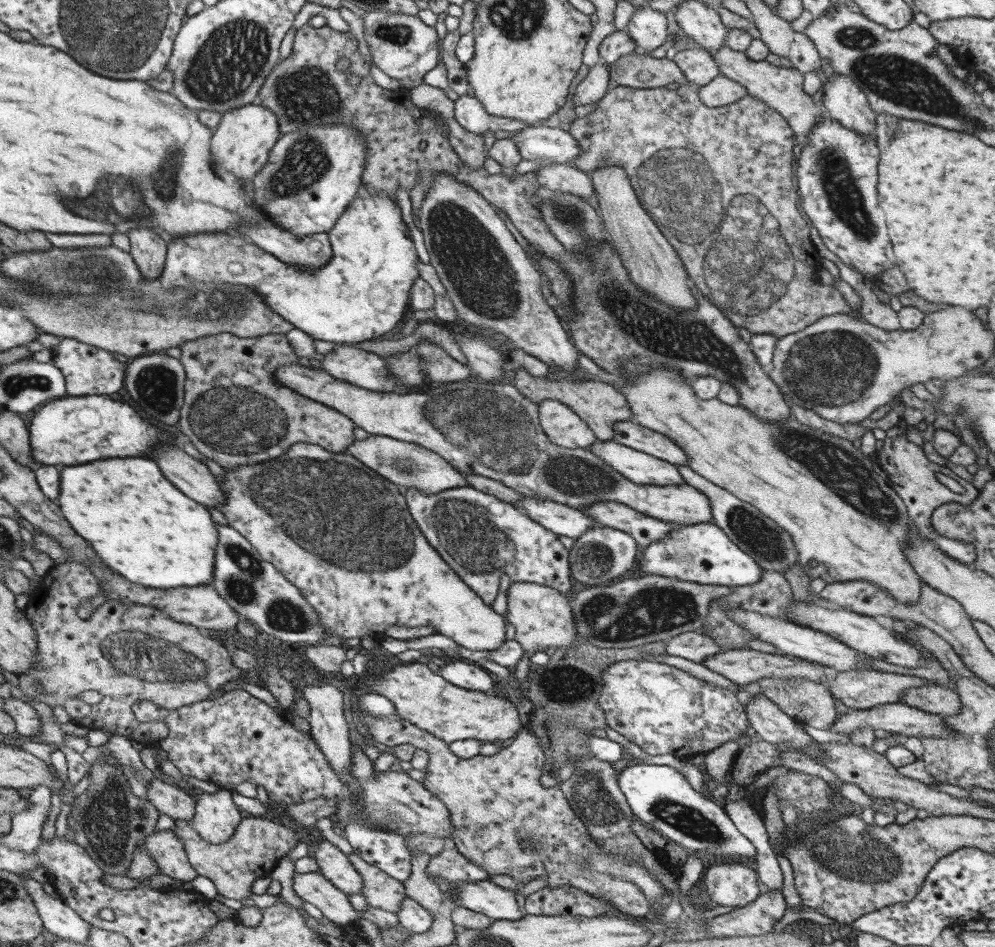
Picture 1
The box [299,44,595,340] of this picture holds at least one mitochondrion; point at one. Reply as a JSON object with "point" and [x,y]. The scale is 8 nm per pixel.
{"point":[475,264]}

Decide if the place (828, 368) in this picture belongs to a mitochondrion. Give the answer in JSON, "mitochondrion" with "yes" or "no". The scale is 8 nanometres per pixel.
{"mitochondrion":"yes"}

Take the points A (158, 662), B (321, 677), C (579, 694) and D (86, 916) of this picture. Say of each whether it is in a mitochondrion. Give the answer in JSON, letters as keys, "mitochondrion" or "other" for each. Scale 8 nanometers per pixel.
{"A":"mitochondrion","B":"other","C":"mitochondrion","D":"other"}

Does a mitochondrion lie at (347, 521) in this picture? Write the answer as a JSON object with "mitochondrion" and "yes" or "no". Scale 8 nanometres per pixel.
{"mitochondrion":"yes"}

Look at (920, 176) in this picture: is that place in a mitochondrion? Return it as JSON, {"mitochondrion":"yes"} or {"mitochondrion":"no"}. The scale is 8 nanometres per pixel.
{"mitochondrion":"no"}

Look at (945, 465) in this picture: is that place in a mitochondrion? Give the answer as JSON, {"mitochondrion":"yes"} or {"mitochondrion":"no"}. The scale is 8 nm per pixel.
{"mitochondrion":"no"}

